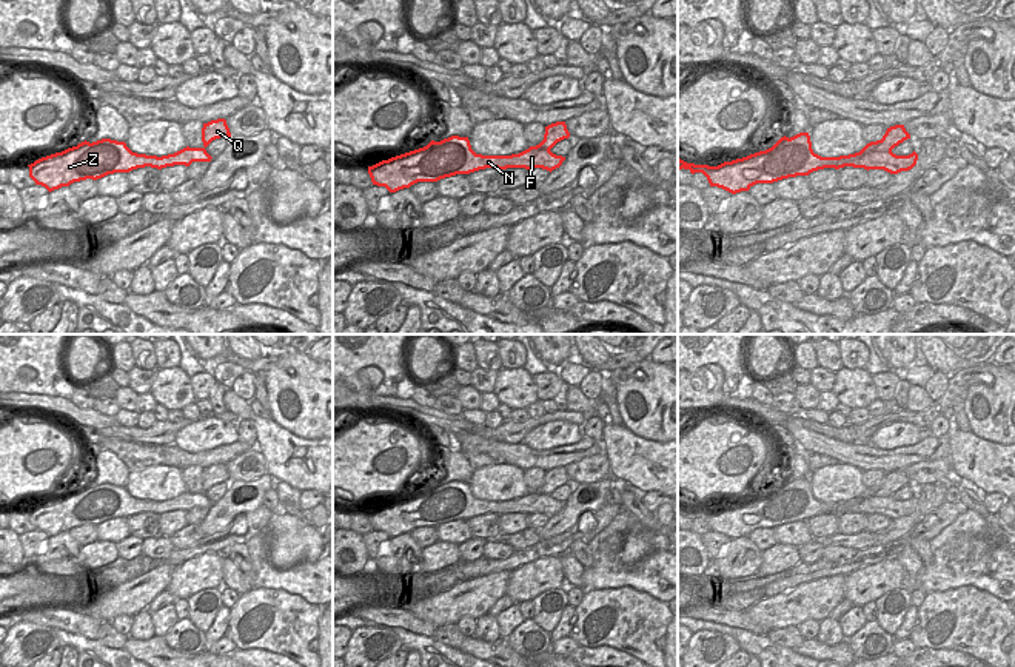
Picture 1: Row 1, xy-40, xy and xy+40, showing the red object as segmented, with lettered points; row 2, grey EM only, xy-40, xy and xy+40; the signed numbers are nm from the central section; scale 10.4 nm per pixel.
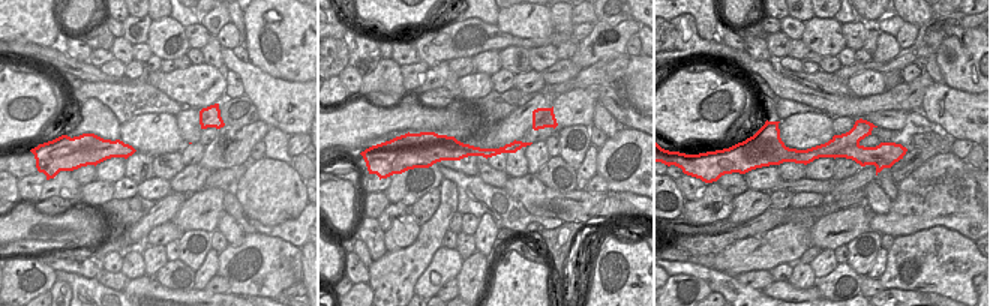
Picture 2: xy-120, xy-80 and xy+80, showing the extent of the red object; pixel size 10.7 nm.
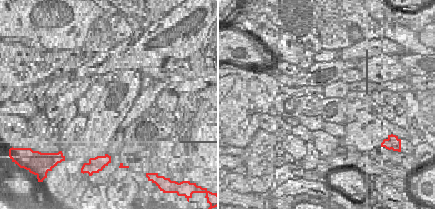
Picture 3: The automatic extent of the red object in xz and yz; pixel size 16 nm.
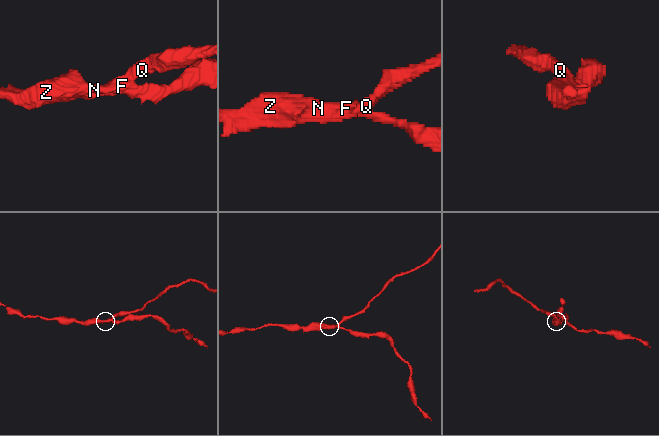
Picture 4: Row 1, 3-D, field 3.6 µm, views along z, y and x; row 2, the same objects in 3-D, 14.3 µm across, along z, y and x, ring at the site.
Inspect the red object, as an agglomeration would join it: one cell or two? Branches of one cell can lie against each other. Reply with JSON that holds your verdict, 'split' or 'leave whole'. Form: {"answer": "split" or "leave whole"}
{"answer": "split"}

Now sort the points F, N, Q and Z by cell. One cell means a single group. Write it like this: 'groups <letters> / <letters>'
groups F N Z / Q

